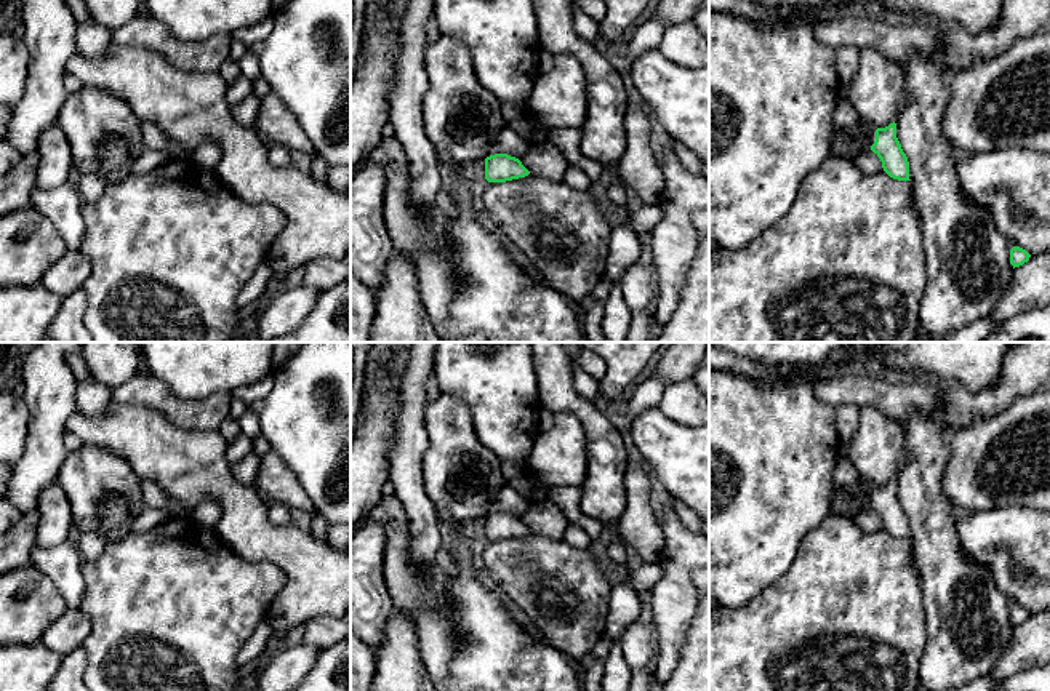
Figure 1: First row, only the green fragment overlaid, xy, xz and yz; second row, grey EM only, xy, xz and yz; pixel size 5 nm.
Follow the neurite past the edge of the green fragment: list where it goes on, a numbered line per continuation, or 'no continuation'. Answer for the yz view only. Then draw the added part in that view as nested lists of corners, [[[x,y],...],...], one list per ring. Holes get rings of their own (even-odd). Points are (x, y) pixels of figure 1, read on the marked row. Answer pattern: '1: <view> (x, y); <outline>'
1: yz (845, 120); [[[840,90],[832,115],[832,131],[864,138],[869,146],[876,141],[876,126],[866,123],[852,106],[847,93]]]

